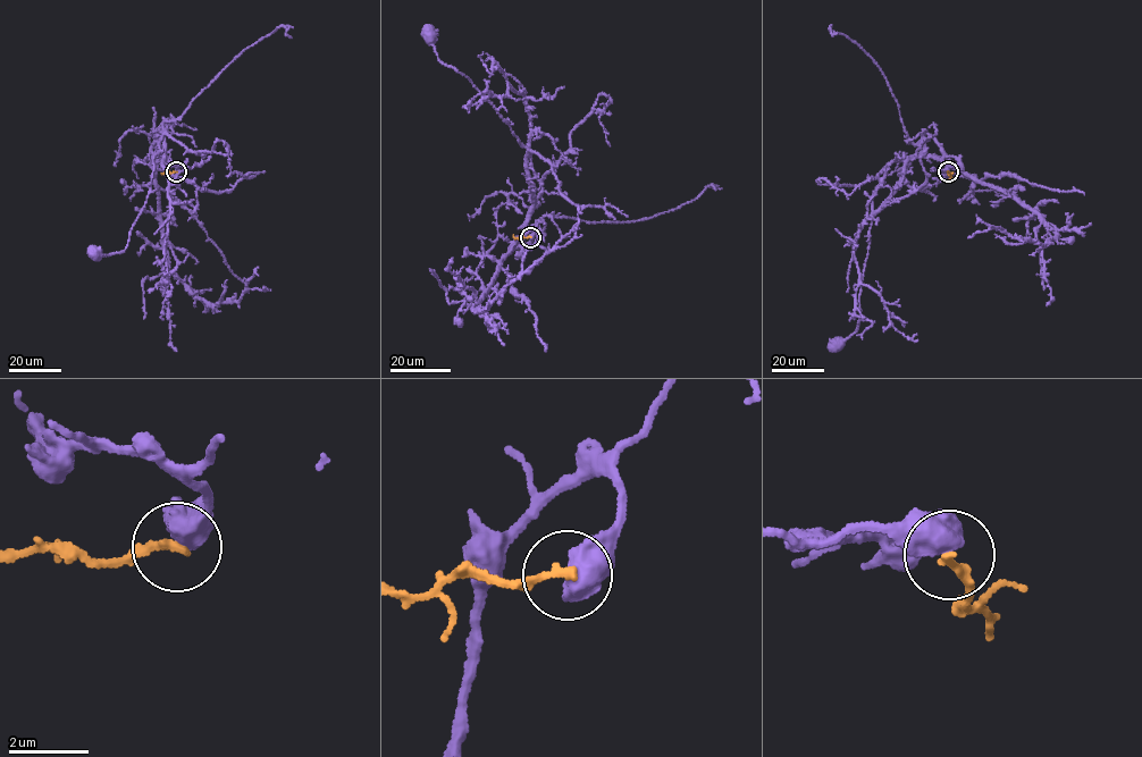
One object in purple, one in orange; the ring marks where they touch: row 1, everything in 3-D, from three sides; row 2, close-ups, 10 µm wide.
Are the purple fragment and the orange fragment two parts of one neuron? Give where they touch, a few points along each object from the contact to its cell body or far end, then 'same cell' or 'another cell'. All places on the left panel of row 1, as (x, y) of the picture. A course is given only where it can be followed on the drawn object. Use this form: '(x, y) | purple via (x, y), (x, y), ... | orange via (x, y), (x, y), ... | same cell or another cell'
(176, 171) | purple via (176, 171), (154, 144), (157, 132), (166, 132), (153, 159), (150, 190), (126, 247), (107, 255), (94, 251) | orange via (176, 171), (161, 174) | another cell

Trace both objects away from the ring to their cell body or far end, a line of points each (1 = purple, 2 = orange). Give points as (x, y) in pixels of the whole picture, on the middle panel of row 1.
1: (530, 237), (521, 257), (519, 237), (540, 186), (528, 150), (468, 76), (438, 59), (429, 35)
2: (530, 237), (518, 238), (513, 235)

